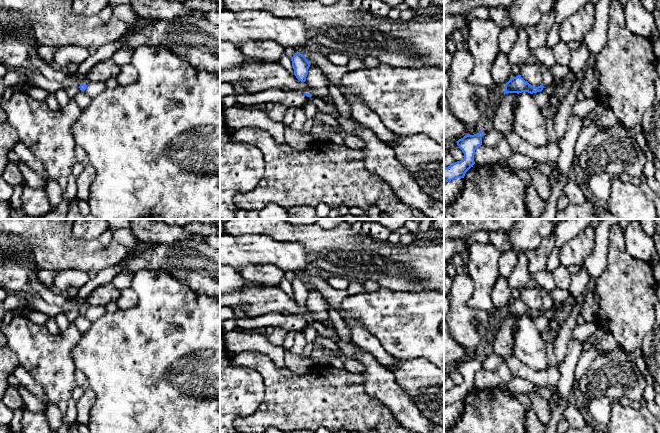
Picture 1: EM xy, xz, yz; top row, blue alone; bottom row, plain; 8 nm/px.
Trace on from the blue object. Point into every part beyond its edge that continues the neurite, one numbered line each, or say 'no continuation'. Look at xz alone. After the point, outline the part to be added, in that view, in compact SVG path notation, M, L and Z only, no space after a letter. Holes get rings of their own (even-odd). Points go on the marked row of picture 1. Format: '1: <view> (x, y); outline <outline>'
no continuation

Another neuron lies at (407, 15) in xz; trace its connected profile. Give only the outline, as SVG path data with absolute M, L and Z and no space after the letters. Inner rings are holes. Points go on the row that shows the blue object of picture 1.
M412 9L400 11L399 21L410 21L415 19L415 14Z

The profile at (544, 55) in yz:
M546 46L539 47L533 50L532 54L537 58L538 64L544 64L548 67L552 67L557 63L554 59L552 49Z

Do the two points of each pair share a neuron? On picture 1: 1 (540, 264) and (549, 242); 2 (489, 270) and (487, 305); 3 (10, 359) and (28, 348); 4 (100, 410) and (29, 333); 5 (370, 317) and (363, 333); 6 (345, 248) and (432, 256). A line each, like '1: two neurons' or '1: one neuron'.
1: one neuron
2: one neuron
3: two neurons
4: two neurons
5: two neurons
6: one neuron

